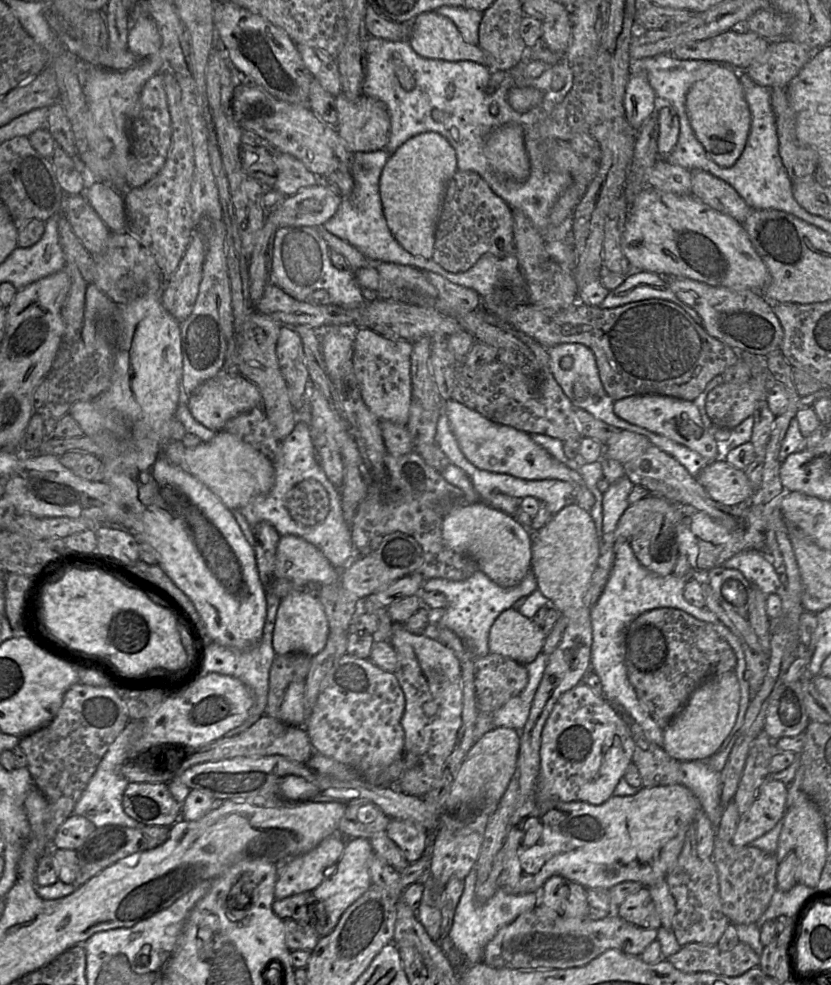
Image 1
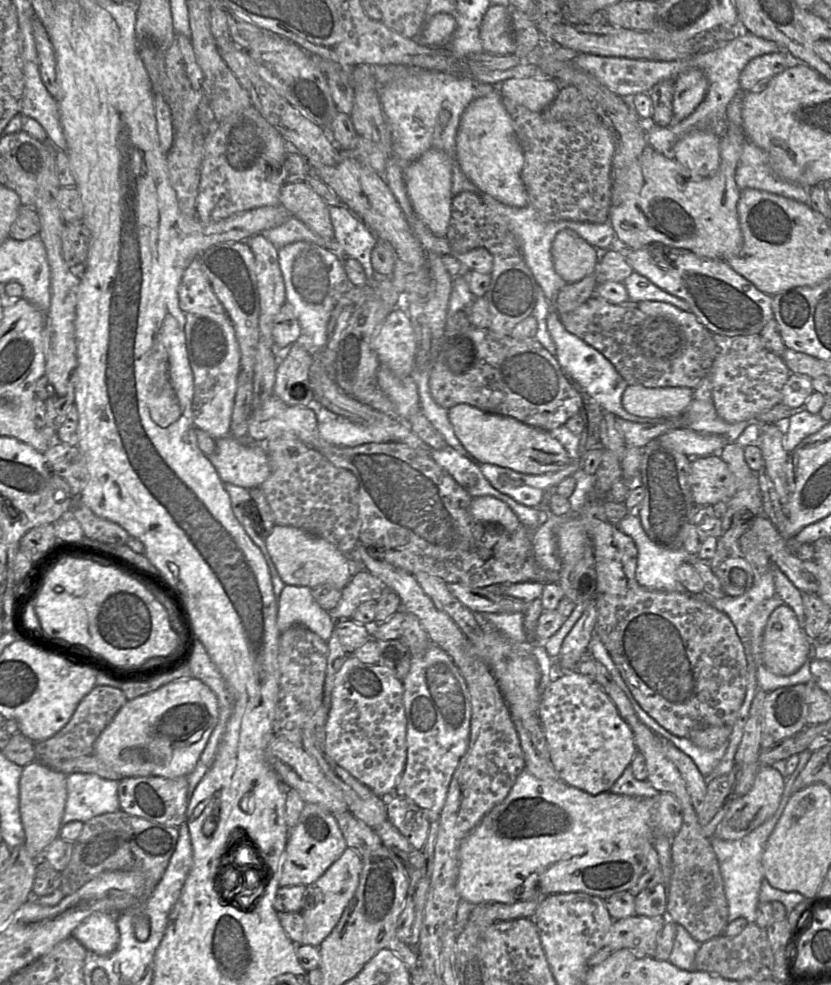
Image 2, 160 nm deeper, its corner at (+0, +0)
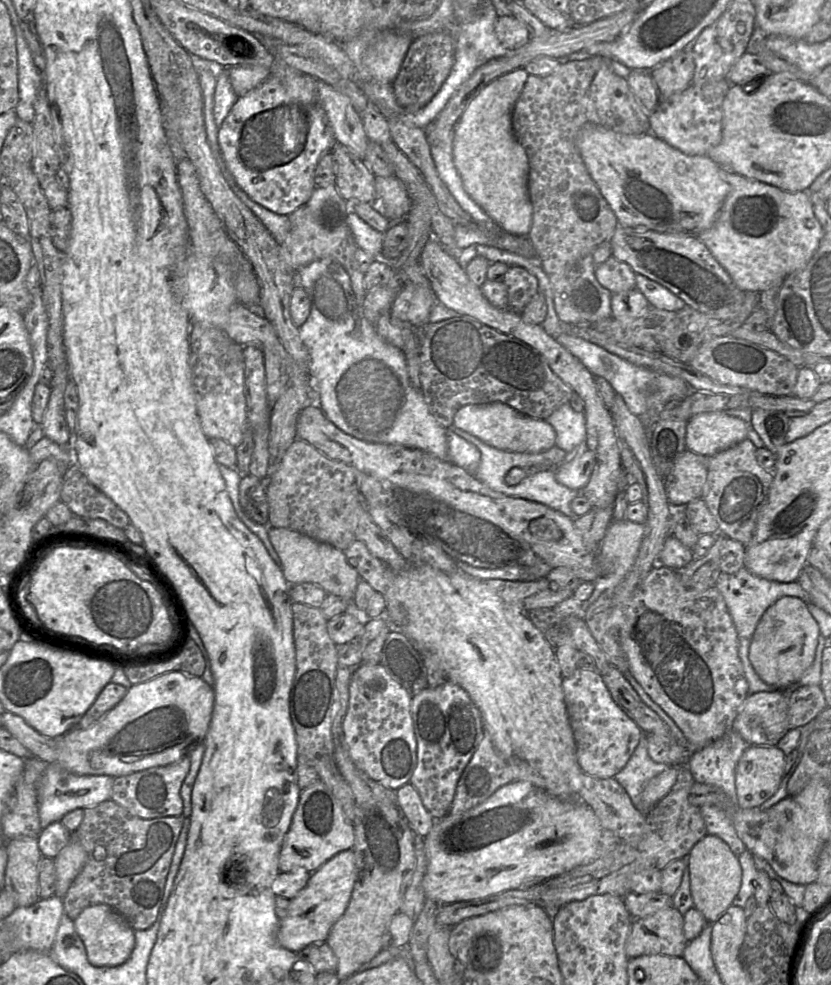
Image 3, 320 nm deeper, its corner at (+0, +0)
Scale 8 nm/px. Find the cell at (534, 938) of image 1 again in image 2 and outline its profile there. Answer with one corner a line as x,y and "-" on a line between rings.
634,915
614,920
604,939
604,946
588,960
592,967
602,963
613,952
628,949
655,957
656,938
667,918

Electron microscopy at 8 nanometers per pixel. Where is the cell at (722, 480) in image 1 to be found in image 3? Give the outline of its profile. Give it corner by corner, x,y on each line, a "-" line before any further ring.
686,449
676,460
670,475
664,480
667,500
673,508
684,508
694,499
701,498
707,478
709,457

